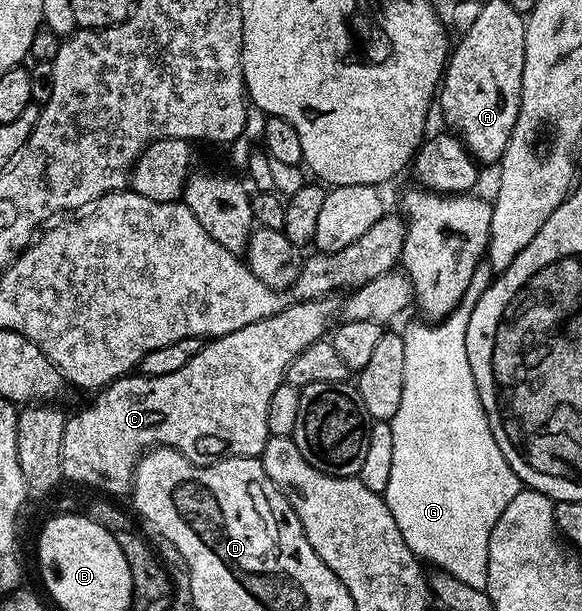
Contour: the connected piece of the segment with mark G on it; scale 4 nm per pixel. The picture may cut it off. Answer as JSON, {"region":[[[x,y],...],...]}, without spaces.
{"region":[[[461,304],[447,318],[433,324],[428,320],[412,322],[402,330],[406,344],[406,368],[402,379],[402,404],[398,404],[398,412],[392,418],[394,432],[394,460],[390,464],[390,484],[386,484],[386,492],[382,495],[385,504],[390,508],[390,516],[394,516],[394,524],[398,524],[398,532],[402,532],[402,540],[429,567],[444,570],[450,576],[470,584],[470,588],[487,590],[486,572],[488,571],[488,549],[490,548],[490,532],[494,532],[494,524],[498,524],[498,516],[506,512],[506,504],[518,496],[522,488],[519,476],[506,464],[506,456],[502,456],[502,448],[498,448],[498,440],[494,440],[494,432],[490,432],[490,424],[486,412],[482,408],[482,400],[478,396],[478,384],[474,384],[474,372],[470,372],[470,356],[466,356],[466,324],[472,311],[471,305]]]}

